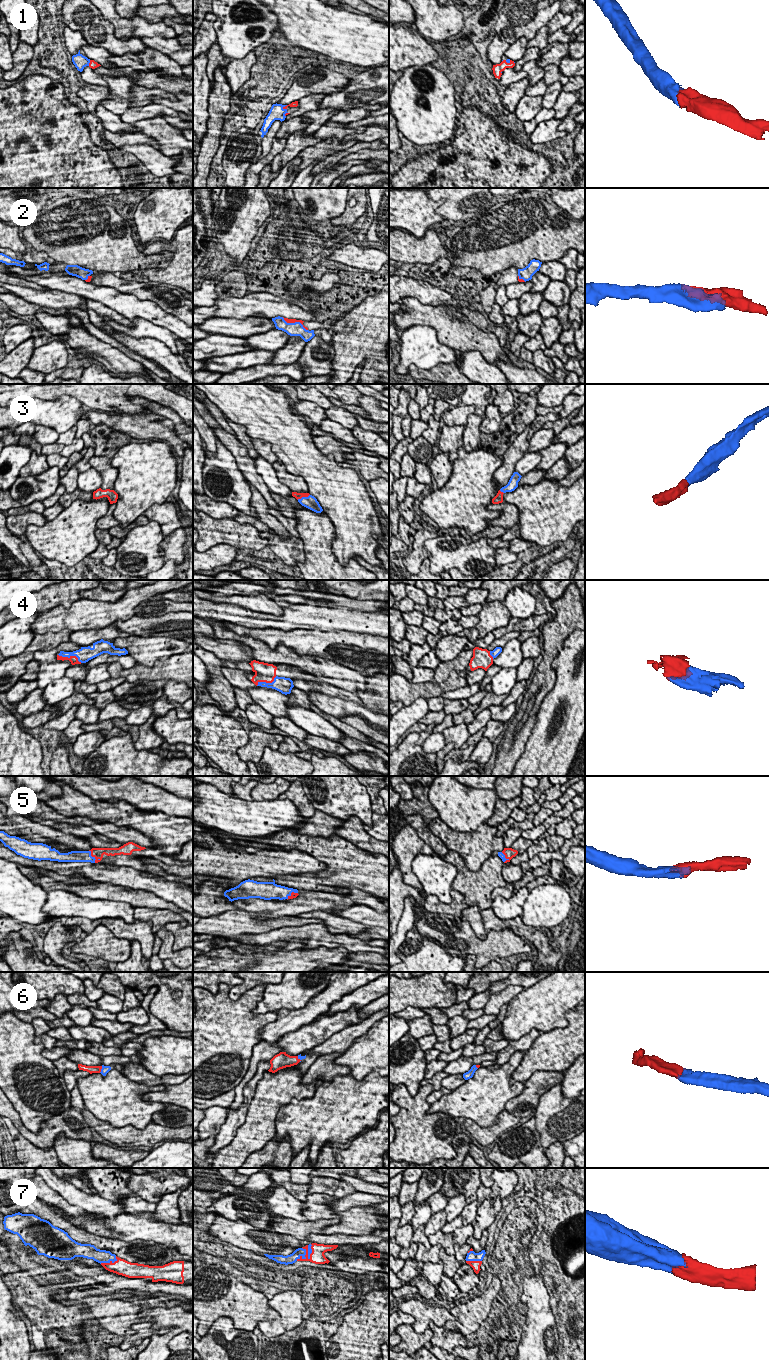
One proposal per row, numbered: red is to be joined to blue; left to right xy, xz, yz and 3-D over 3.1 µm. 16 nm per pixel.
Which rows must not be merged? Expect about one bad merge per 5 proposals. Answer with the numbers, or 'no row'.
no row

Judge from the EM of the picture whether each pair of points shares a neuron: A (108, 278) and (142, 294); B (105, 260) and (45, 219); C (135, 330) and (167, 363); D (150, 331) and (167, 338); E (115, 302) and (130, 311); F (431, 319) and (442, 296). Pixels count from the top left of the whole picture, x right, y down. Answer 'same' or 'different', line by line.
A: same
B: same
C: different
D: same
E: same
F: different

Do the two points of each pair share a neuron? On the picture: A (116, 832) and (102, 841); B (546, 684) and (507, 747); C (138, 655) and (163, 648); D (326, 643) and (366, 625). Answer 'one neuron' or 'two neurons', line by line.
A: two neurons
B: one neuron
C: one neuron
D: two neurons

